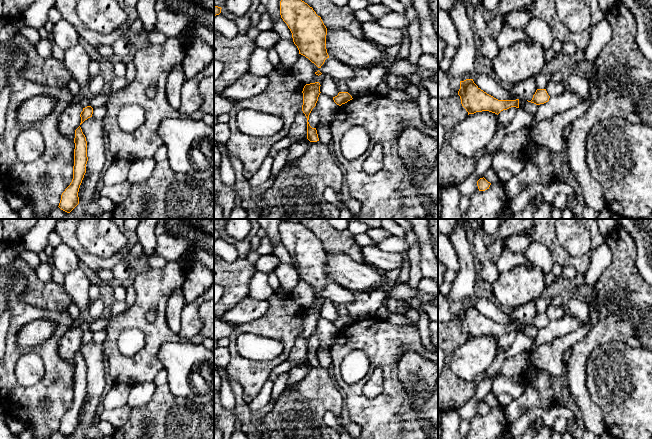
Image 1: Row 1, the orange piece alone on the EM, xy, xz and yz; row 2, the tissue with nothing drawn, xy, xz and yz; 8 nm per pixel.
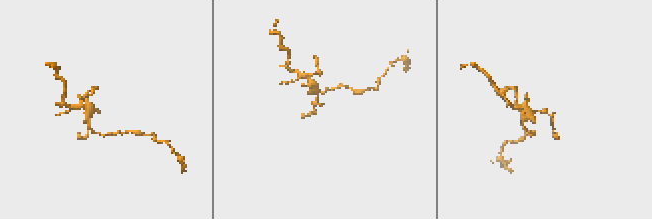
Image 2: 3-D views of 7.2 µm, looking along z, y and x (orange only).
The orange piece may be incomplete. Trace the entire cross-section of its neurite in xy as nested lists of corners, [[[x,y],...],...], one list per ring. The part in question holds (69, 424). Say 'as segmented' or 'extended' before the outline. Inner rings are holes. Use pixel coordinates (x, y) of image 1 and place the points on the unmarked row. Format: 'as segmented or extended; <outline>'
as segmented; [[[80,350],[75,354],[74,367],[73,403],[70,409],[62,417],[58,430],[67,437],[70,437],[79,428],[78,416],[86,397],[86,388],[88,385],[87,365]]]

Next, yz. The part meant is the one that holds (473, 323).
as segmented; [[[473,303],[460,305],[458,319],[468,339],[482,335],[489,335],[498,339],[501,335],[511,331],[519,332],[519,323],[498,324],[481,314]]]

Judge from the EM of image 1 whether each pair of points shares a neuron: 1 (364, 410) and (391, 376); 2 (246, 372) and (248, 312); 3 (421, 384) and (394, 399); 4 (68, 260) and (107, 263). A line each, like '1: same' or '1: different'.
1: same
2: different
3: different
4: different

